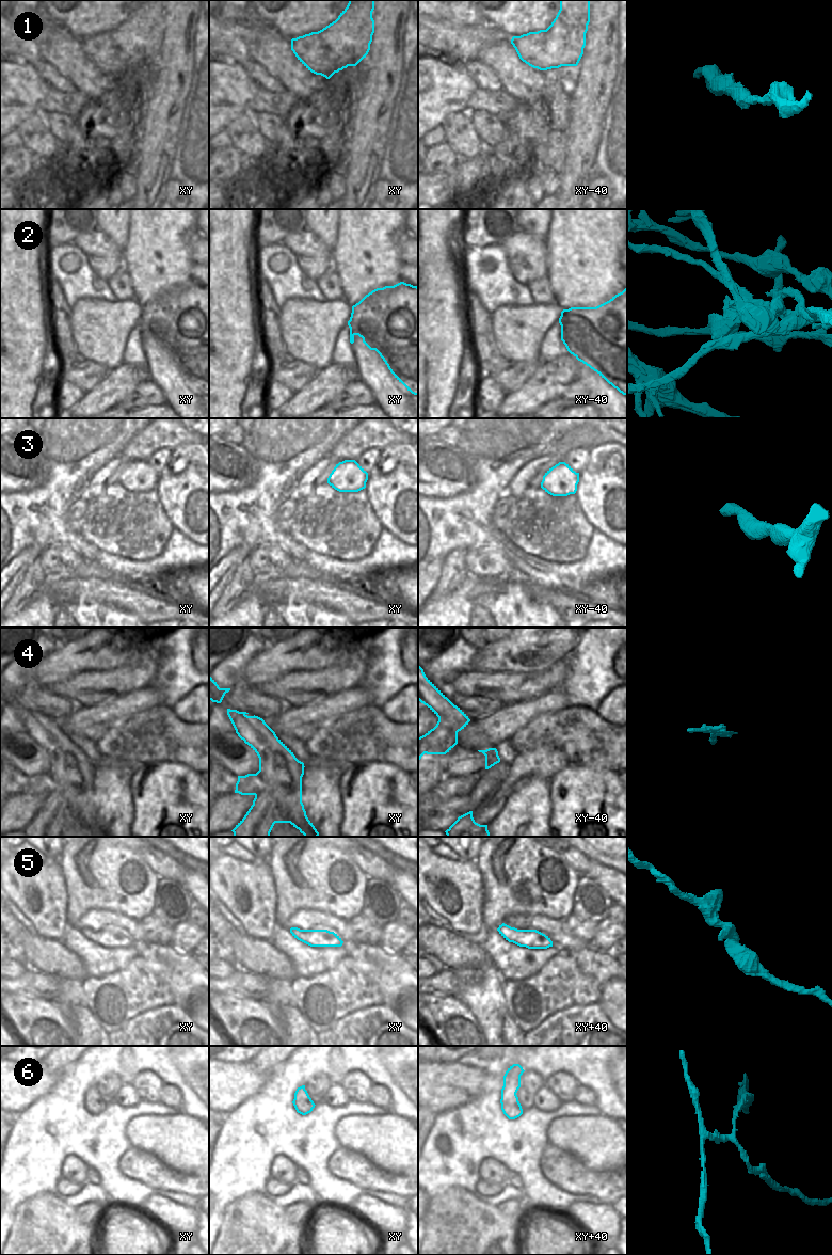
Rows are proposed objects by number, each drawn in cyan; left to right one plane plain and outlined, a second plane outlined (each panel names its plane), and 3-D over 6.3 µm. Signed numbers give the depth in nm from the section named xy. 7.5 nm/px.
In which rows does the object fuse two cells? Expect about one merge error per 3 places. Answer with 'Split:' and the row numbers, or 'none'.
Split: 2, 4, 6

